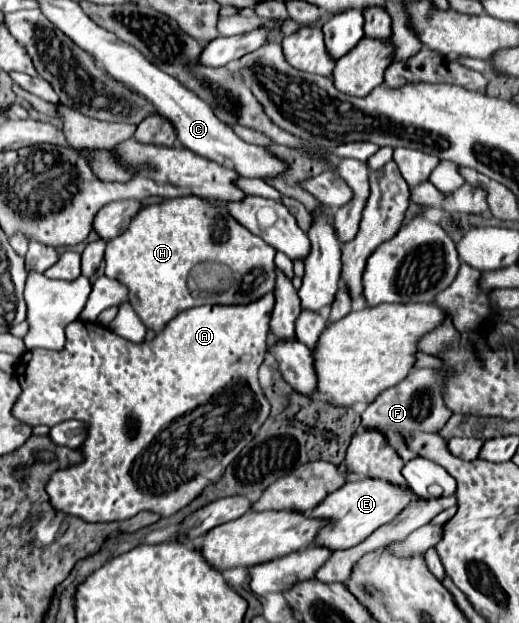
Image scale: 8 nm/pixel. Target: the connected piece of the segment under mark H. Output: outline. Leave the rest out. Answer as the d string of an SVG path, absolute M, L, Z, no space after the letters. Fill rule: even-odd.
M183 196L183 198L173 198L173 200L145 206L137 214L137 218L133 218L131 226L123 234L119 234L117 238L107 242L105 276L119 280L121 284L127 286L129 302L131 302L133 310L137 312L137 316L141 318L141 322L145 324L147 330L153 330L155 334L159 334L171 318L175 318L179 312L189 310L193 306L201 306L201 304L237 306L237 304L251 304L251 302L263 298L275 286L273 258L275 258L275 248L269 246L267 242L263 242L259 236L251 234L239 222L235 222L227 214L225 208L209 206L205 200L201 200L197 196ZM211 262L217 262L217 268L219 268L217 286L211 284L213 282L211 272L209 272L211 268L205 266L205 264L211 266Z

